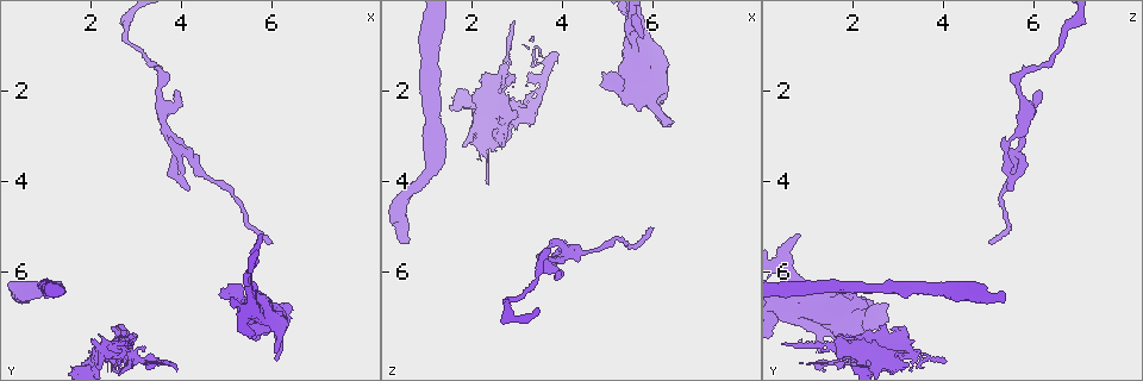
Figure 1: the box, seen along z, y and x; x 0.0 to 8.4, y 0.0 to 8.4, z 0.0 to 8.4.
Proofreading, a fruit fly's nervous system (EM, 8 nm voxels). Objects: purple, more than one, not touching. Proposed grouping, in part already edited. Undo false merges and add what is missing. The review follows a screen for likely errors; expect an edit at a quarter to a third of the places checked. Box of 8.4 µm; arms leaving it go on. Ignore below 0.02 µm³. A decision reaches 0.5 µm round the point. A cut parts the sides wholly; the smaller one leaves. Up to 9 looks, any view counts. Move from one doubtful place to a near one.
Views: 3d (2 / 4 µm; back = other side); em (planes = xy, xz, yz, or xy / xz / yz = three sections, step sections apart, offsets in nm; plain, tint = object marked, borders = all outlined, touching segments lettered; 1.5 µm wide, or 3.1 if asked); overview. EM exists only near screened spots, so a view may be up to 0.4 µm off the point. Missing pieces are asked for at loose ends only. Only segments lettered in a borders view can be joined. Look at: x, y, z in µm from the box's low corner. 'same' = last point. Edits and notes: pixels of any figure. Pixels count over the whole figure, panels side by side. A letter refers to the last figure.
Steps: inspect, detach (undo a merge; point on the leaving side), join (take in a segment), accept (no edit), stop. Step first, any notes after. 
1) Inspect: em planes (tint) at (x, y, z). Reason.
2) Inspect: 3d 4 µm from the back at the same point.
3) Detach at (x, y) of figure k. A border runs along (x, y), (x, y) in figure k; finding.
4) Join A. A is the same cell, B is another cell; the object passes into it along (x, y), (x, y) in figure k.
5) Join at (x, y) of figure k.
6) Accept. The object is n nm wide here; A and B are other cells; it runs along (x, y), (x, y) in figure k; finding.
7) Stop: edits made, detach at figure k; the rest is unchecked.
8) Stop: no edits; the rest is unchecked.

Inspect: em xy step 4 (plain) at (4.15, 4.15, 5.50). An open end.

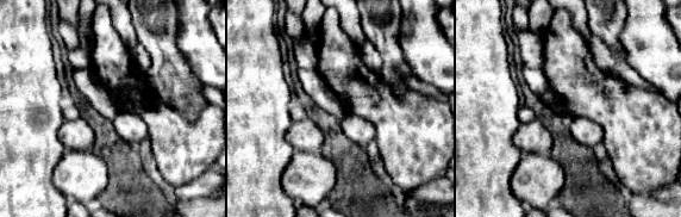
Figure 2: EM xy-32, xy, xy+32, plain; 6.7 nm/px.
Inspect: em xy step 4 (borders) at the same point.

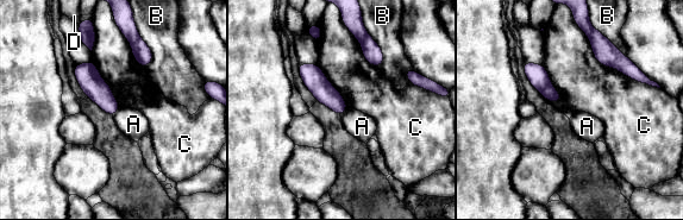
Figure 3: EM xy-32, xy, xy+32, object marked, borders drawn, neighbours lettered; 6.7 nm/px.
Accept. A, B, C and D are other cells; no lettered segment goes on from it.

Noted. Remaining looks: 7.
Inspect: 3d 4 µm at (6.45, 7.05, 2.70). Branch stops here.

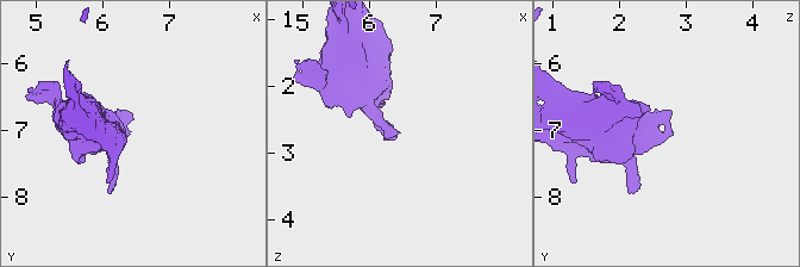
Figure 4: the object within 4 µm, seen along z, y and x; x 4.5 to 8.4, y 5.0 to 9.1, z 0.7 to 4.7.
Inspect: em planes (borders) at (6.40, 7.05, 2.75).

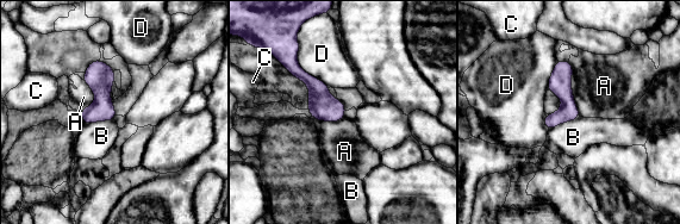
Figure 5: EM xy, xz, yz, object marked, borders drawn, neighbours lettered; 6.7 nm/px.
Accept. A, B, C and D are other cells; none of them fits.

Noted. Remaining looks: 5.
Inspect: 3d 4 µm from the back at (5.80, 5.25, 0.85). Tapers out.

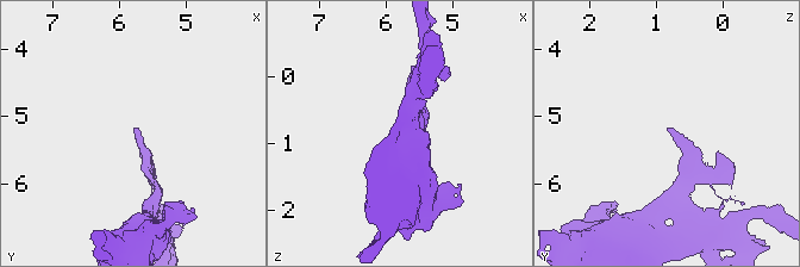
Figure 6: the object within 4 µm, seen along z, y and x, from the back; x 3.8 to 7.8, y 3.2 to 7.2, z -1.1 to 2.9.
Inspect: em planes (tint) at (5.75, 5.20, 0.85). Need the tissue.

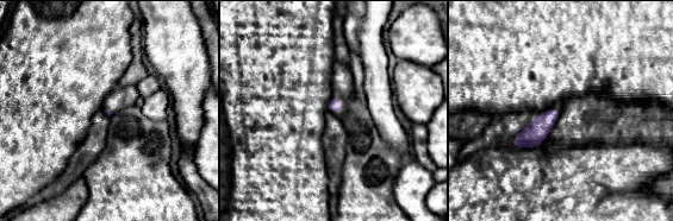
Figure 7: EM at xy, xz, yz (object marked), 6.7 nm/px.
Inspect: em planes (borders) at the same point.

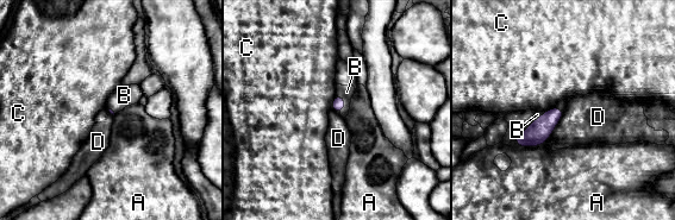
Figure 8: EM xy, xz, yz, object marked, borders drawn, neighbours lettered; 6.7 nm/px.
Join B. B is the same cell, A, C and D are other cells; the object passes into it along (338, 102), (344, 102), (347, 92) in figure 8; it goes on there.

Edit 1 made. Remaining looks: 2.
Stop: edits made, join at figure 8; the rest is unchecked.

